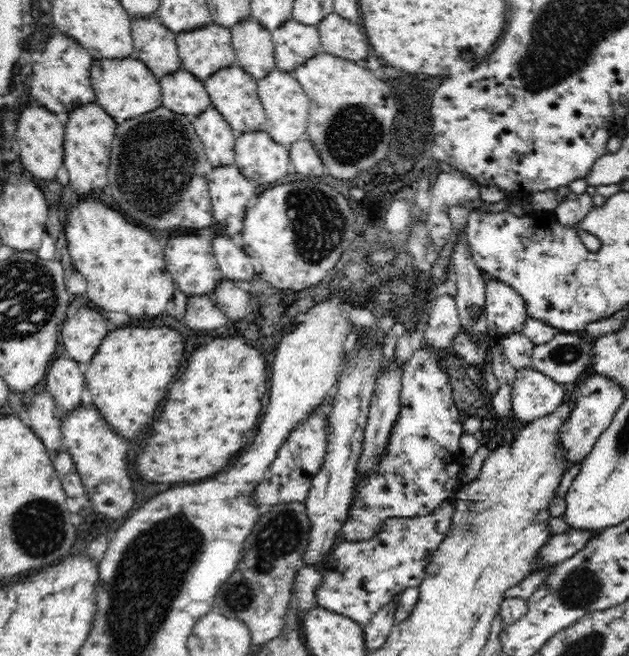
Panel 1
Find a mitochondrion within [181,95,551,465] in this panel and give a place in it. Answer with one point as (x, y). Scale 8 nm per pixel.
(323, 226)

